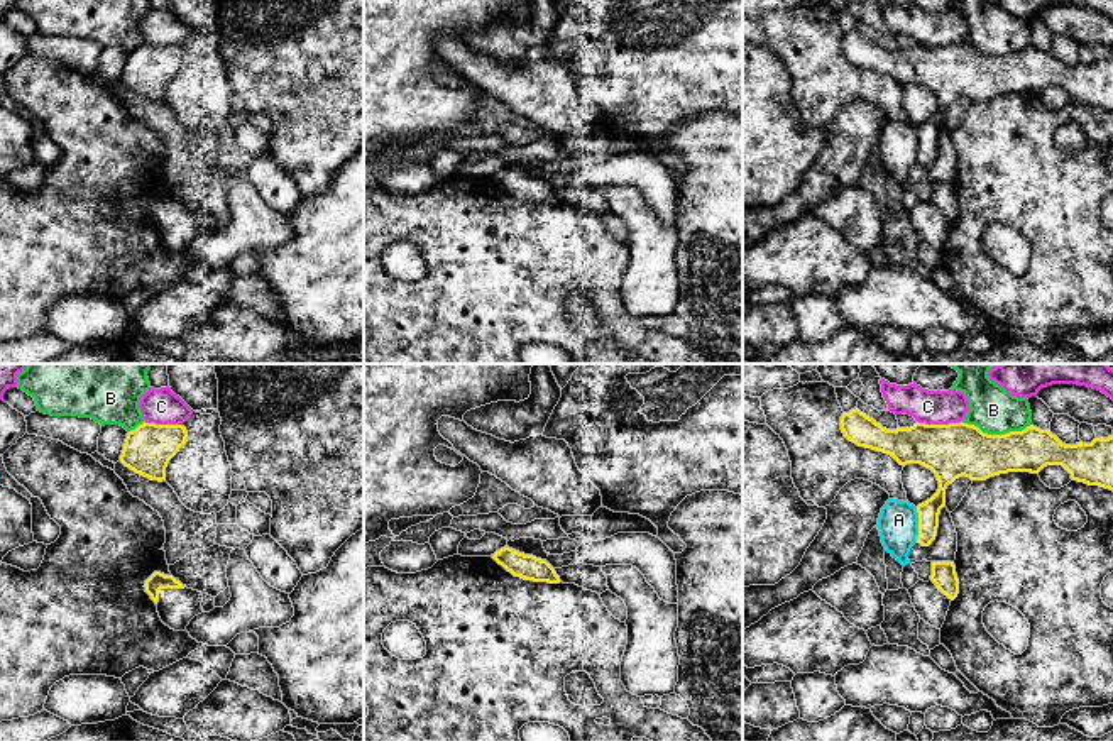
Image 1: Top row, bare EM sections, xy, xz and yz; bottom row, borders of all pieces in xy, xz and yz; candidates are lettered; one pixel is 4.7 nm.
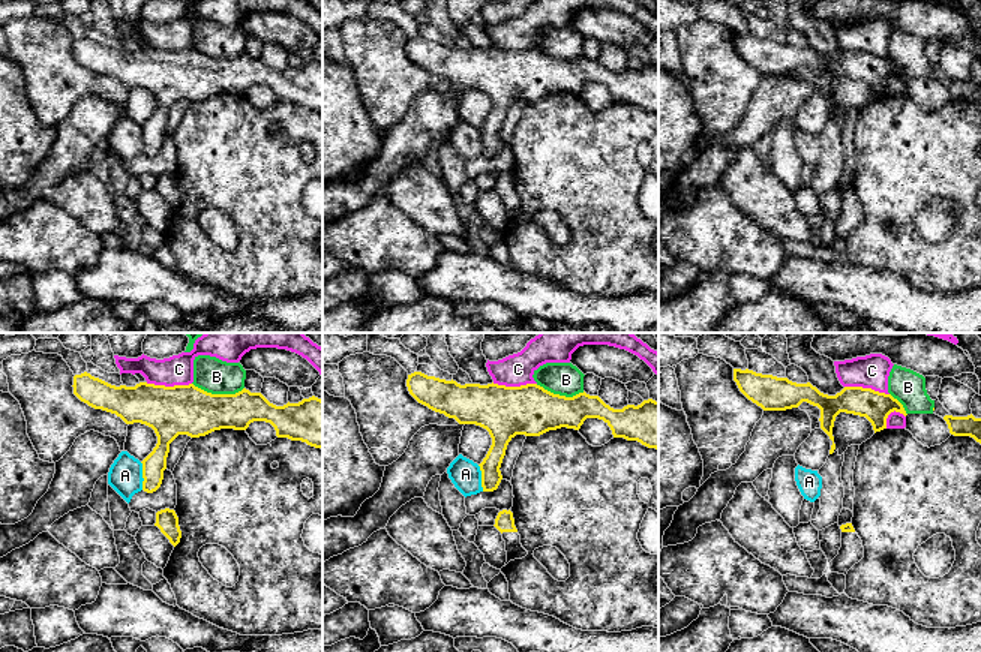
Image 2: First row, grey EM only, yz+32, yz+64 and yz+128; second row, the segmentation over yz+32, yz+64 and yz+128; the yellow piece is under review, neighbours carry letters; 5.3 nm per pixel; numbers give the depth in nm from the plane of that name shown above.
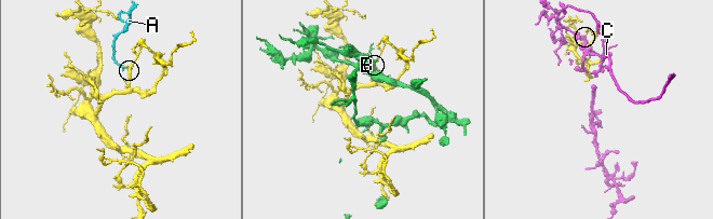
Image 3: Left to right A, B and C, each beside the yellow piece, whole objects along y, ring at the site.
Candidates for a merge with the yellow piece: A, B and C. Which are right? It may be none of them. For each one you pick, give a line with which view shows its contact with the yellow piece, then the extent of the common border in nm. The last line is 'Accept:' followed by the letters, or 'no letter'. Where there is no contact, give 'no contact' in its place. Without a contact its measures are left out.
Accept: no letter

